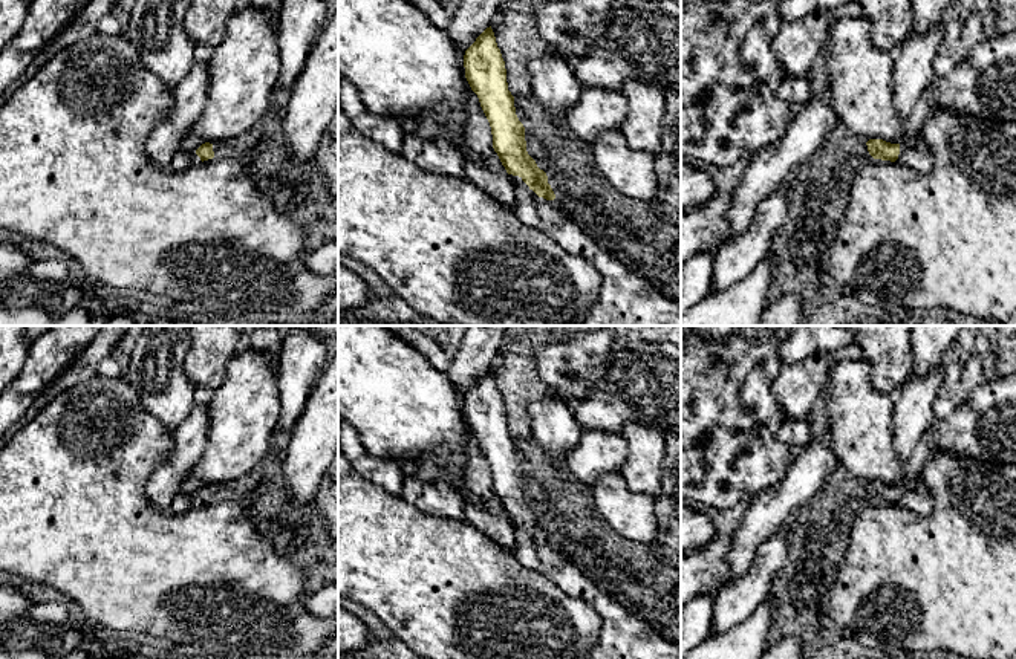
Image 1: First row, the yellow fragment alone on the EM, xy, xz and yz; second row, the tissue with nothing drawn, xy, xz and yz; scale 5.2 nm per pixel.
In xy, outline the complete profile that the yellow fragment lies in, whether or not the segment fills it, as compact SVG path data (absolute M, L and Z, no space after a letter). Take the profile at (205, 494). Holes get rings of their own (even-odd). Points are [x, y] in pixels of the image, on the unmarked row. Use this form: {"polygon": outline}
{"polygon": "M210 485L202 486L196 494L179 492L168 511L173 514L188 512L199 505L213 502L214 492L216 492L214 486L210 486Z"}

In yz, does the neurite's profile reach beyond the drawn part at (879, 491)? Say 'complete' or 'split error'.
split error

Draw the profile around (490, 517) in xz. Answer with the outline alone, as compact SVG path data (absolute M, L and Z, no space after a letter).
M467 420L465 454L465 486L482 502L477 505L465 500L465 521L490 537L497 546L514 553L517 547L514 528L511 526L505 509L493 491L490 465L480 450L477 437L471 433Z

